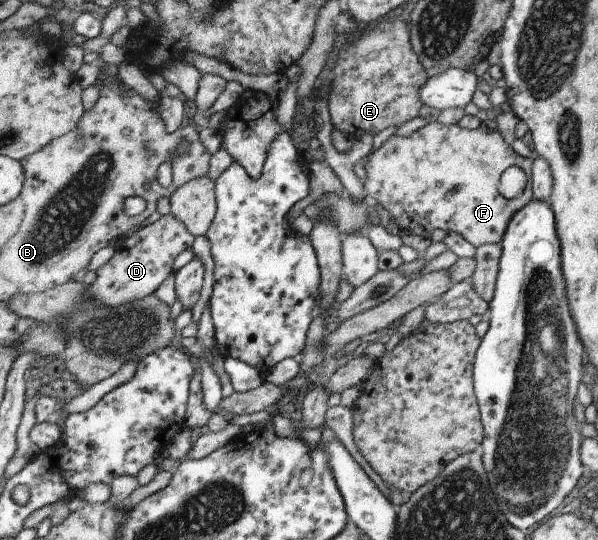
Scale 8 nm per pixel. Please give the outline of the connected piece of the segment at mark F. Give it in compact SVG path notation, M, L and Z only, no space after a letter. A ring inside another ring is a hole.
M432 121L409 137L390 137L380 148L367 155L364 164L364 193L390 213L398 232L404 231L430 238L432 231L442 229L448 234L460 234L477 248L482 244L500 242L513 214L533 199L533 185L530 179L526 189L516 198L507 200L502 197L497 187L503 171L510 166L520 166L530 178L532 164L532 158L519 155L506 143L500 132L492 130L488 124L468 129L458 124L445 126L438 121Z

